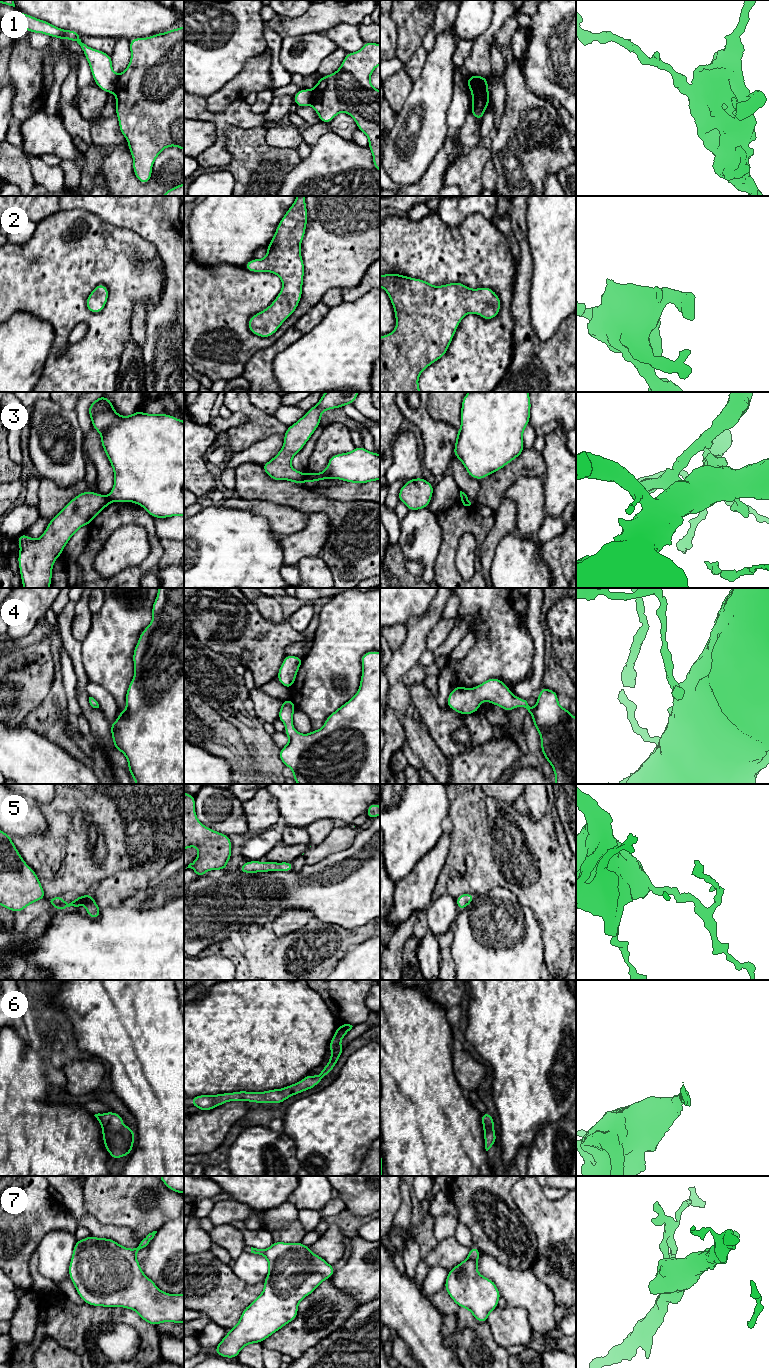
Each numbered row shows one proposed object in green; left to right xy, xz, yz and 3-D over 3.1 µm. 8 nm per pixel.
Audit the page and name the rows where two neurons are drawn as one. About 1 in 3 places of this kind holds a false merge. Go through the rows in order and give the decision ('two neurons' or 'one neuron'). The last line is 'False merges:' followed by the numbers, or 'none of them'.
1: two neurons
2: one neuron
3: two neurons
4: one neuron
5: one neuron
6: one neuron
7: one neuron
False merges: 1, 3

